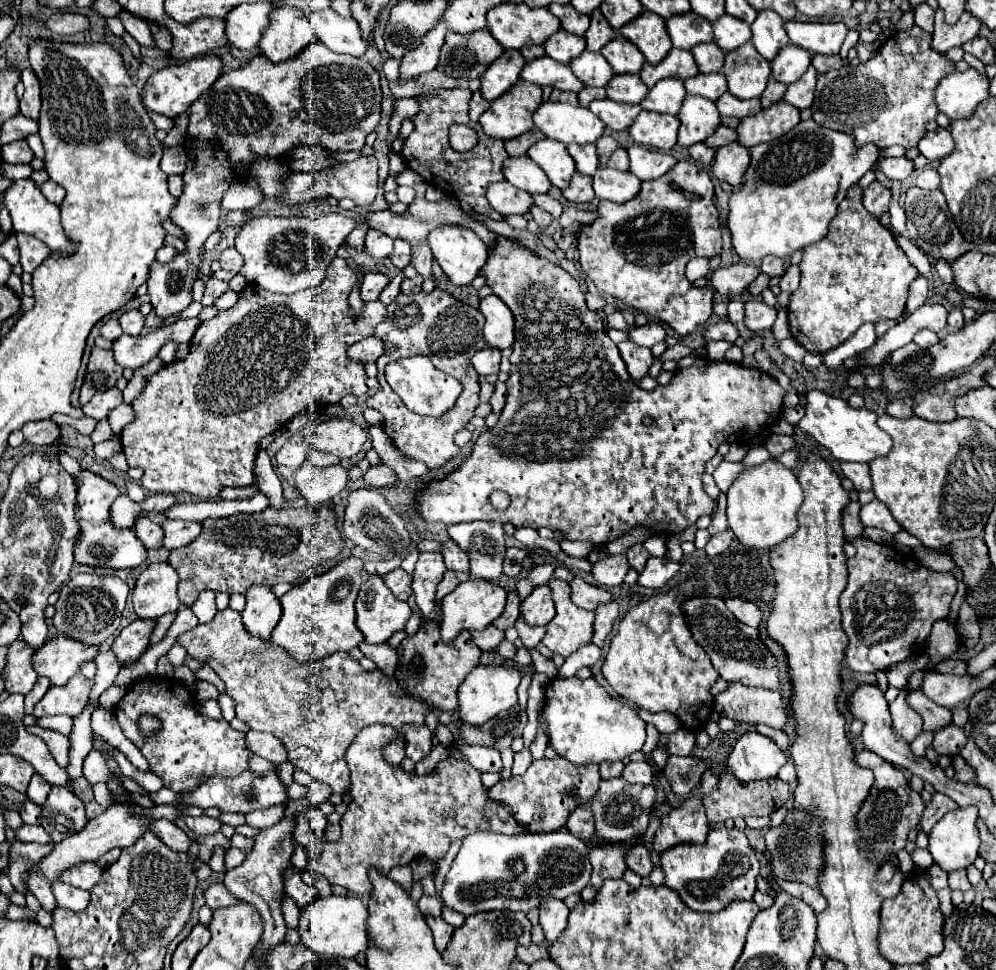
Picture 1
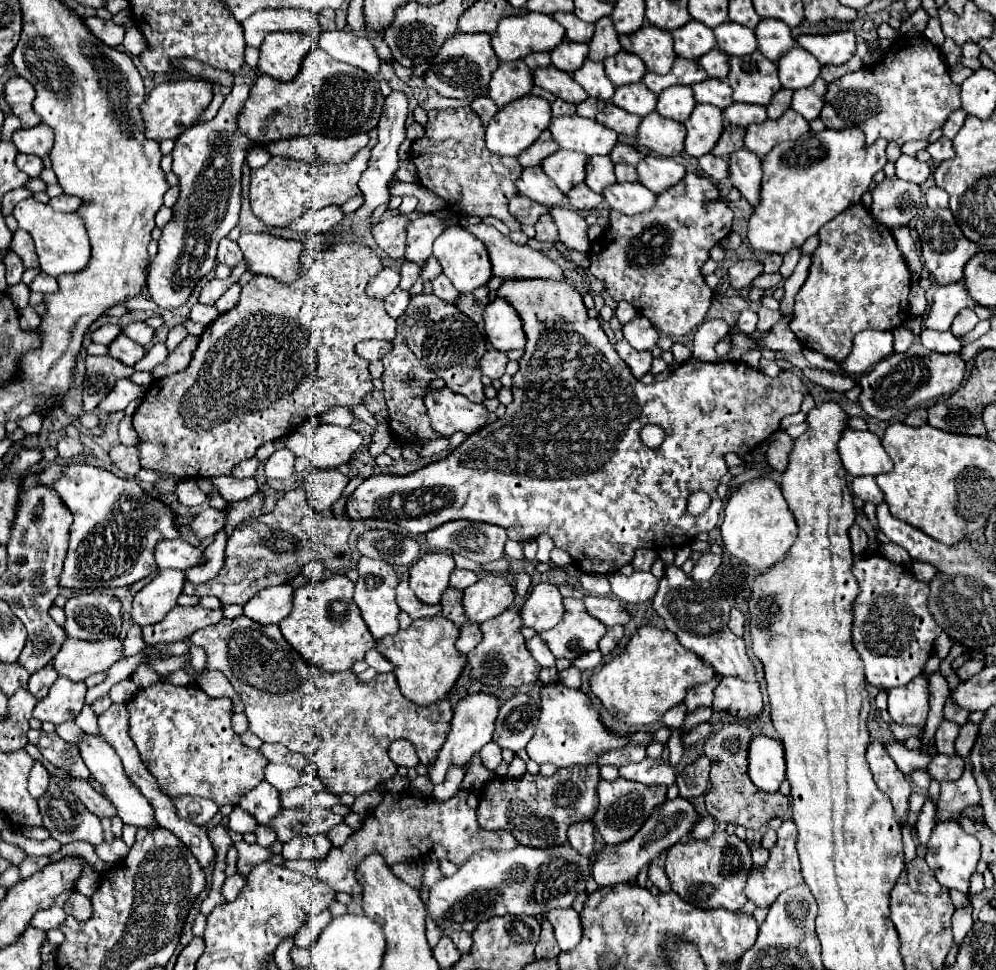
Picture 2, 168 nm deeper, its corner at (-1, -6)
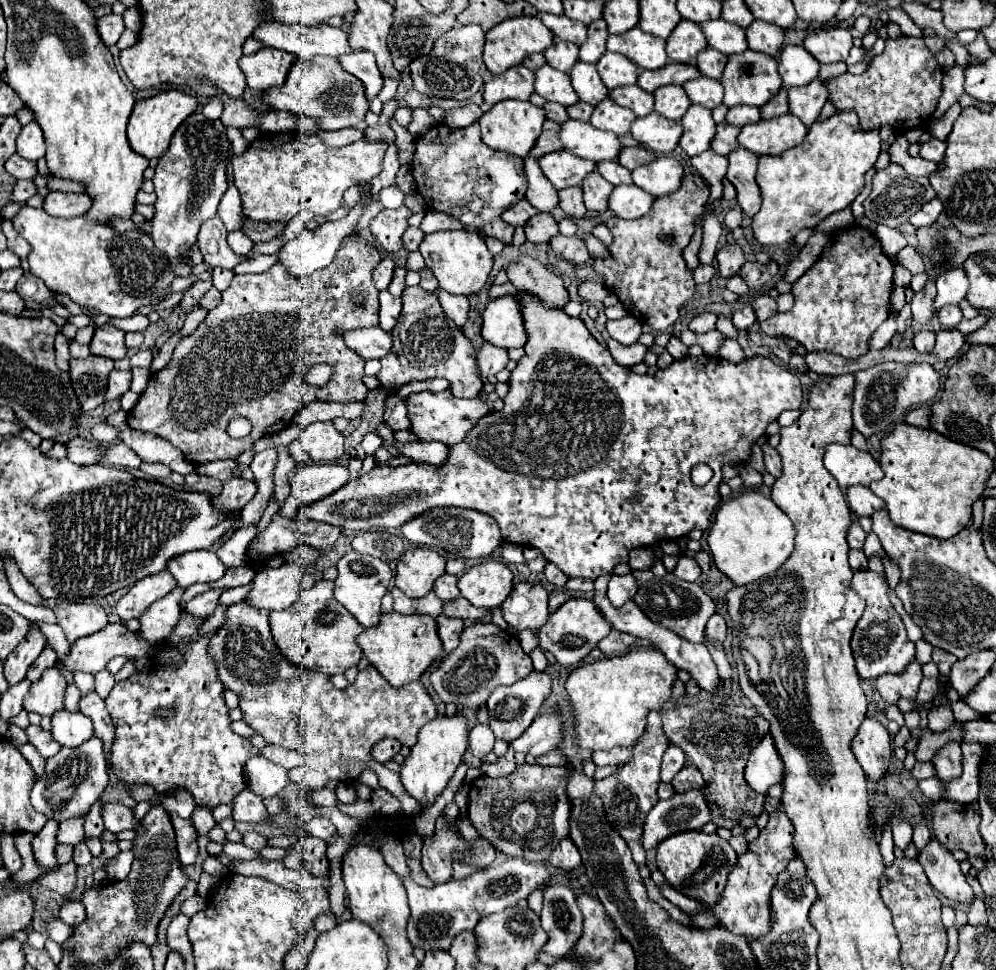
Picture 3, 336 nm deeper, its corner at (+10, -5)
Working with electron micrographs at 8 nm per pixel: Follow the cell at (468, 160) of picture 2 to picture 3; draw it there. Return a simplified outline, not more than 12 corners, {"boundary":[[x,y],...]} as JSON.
{"boundary":[[478,122],[416,140],[428,210],[512,244],[502,212],[524,198],[524,160]]}

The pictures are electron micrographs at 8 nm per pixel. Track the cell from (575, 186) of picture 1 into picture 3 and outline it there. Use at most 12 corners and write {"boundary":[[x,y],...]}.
{"boundary":[[580,186],[558,190],[560,208],[570,218],[584,218]]}

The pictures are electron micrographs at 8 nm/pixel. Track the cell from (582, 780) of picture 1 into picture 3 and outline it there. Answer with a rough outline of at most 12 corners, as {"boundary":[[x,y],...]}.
{"boundary":[[562,766],[480,776],[468,820],[496,850],[544,862],[568,836]]}

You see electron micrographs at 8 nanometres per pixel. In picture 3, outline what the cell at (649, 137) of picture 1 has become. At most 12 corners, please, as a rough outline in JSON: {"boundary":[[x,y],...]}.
{"boundary":[[658,112],[638,118],[630,134],[656,154],[670,154],[682,124]]}

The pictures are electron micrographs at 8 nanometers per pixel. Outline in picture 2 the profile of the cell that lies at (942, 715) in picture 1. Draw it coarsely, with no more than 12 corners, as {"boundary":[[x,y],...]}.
{"boundary":[[943,719],[935,733],[937,753],[955,755],[959,725]]}

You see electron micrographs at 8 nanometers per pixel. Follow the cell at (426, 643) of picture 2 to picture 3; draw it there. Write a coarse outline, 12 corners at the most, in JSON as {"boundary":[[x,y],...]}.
{"boundary":[[382,614],[356,642],[404,686],[440,656],[432,616]]}

